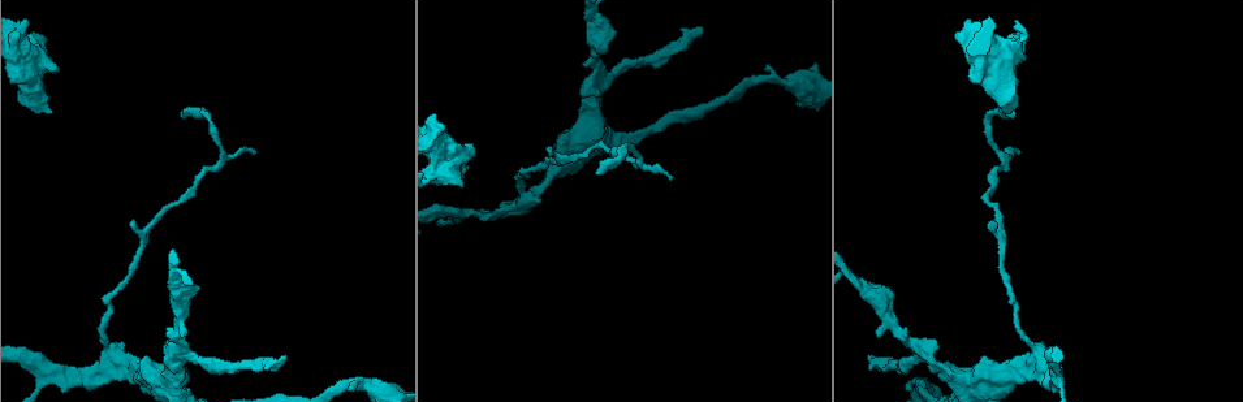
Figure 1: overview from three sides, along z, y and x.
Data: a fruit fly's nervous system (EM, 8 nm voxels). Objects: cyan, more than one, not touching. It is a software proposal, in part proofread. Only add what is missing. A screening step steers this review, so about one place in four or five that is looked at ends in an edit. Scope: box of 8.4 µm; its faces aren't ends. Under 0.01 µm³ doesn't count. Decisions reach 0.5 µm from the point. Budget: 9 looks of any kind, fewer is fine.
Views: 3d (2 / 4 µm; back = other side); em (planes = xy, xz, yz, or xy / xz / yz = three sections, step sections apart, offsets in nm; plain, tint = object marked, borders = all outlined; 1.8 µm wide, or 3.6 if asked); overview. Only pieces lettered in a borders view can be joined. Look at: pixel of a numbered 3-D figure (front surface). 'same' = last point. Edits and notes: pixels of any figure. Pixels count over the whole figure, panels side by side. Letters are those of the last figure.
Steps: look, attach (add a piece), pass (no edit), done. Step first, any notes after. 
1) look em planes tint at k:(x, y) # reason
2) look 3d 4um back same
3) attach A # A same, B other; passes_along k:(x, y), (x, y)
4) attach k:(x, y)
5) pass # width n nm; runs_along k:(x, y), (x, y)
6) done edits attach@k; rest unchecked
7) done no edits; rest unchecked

look em planes borders at 1:(50, 112) # an open end

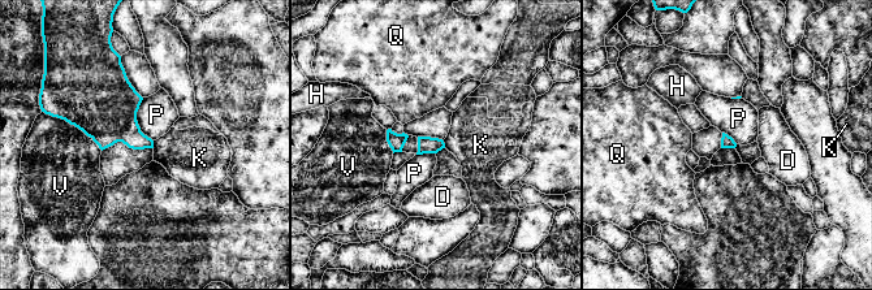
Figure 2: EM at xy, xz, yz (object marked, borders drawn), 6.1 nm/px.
pass # longest_contact V 340 nm; D other, H other, K other, P other, Q other, V other; border 2:(142, 98), (137, 124), (152, 141); no lettered piece goes on from it

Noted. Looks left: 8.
look 3d 4um at 1:(669, 179) # tapers out

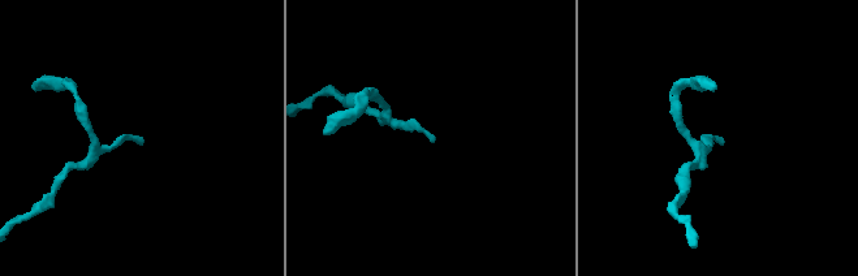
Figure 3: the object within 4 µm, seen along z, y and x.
look em planes borders at 3:(141, 143)

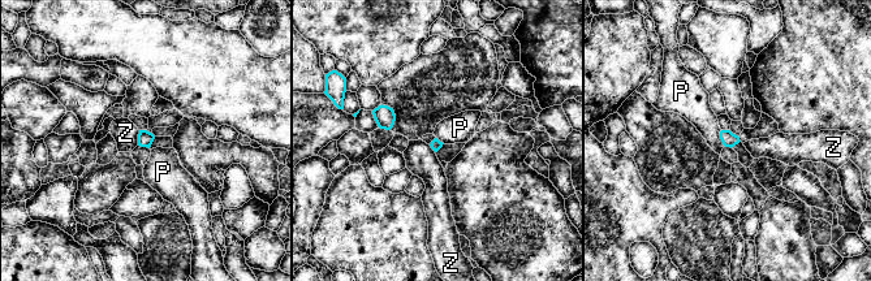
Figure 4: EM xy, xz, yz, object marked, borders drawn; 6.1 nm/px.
pass # width 70 nm; P other, Z other; border 4:(720, 130), (720, 141), (724, 145); no lettered piece goes on from it

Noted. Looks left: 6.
look 3d 4um at 1:(533, 198) # three-way junction

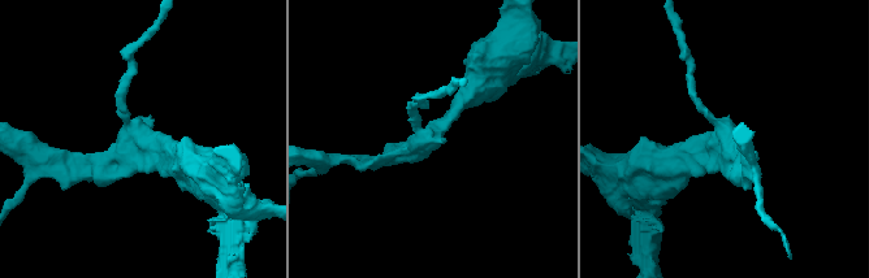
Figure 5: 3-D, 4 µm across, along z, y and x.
look em 3.6um xz step 16 tint at 5:(721, 132) # now the EM

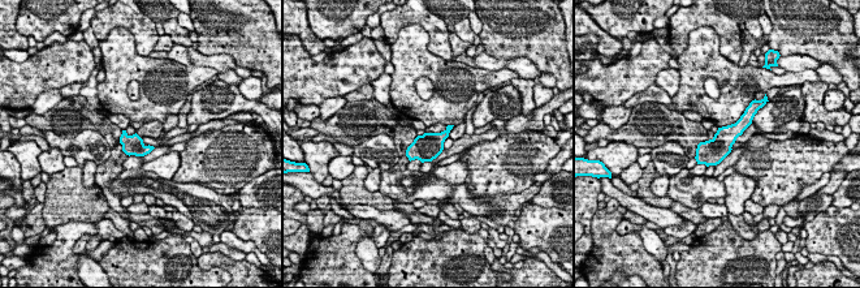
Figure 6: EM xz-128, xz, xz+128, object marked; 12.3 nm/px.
look em 3.6um planes borders same # another direction

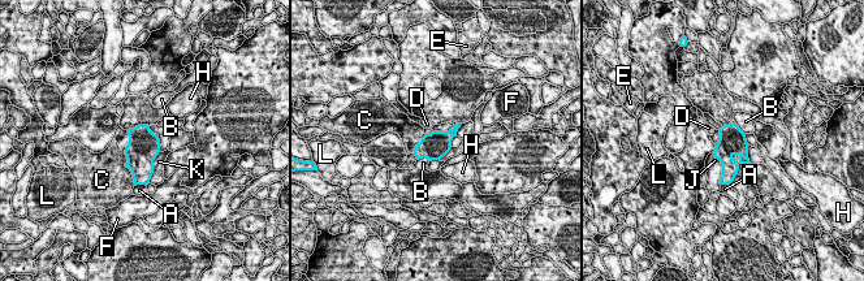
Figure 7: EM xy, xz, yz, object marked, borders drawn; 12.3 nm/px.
pass # longest_contact C 700 nm; A other, B other, C other, D other, E other, F other, H other, J other, K other, L other; border 7:(715, 158), (721, 164), (720, 185); none of them fits

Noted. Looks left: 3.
look 3d 2um at 1:(870, 359) # free end

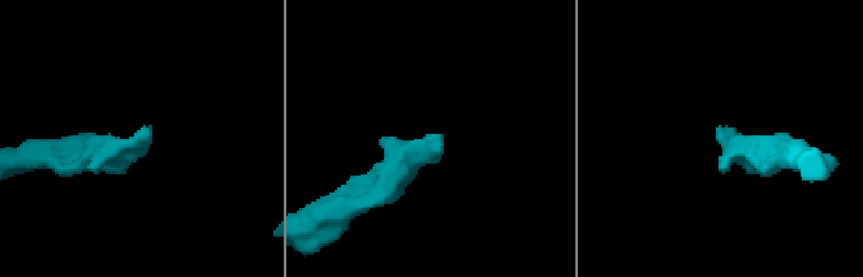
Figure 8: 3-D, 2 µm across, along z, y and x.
look em yz step 16 tint at 8:(719, 135) # need the tissue

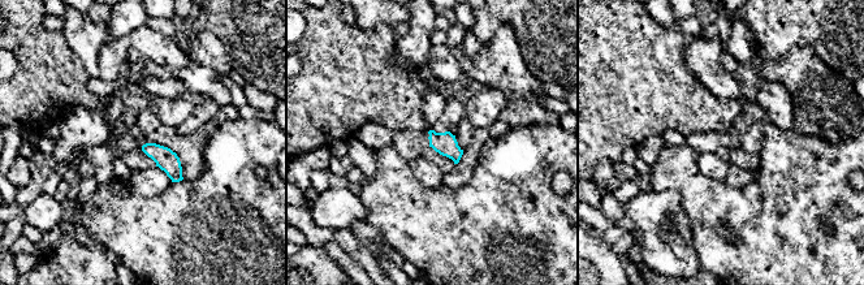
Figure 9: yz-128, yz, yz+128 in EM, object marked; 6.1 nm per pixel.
look em planes borders same # another direction

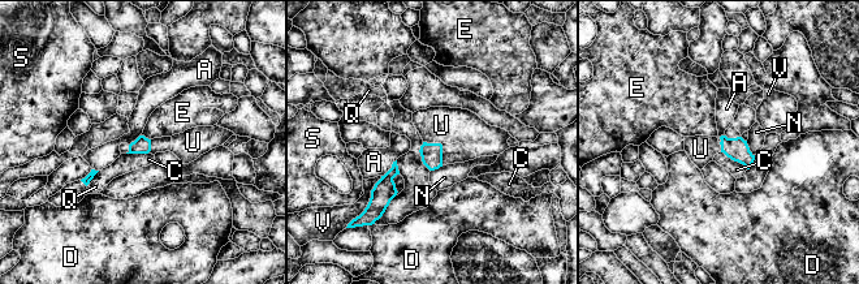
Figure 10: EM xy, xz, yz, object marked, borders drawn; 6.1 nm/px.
attach U # A other, C other, D other, E other, N other, Q other, S other, U same, V other; passes_along 10:(431, 154), (432, 143), (441, 125); it goes on there

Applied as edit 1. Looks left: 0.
done edits attach@10; rest unchecked

